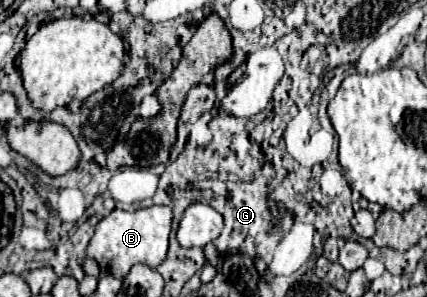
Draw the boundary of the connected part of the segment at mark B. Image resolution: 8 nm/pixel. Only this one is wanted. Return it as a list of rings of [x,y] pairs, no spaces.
[[[152,205],[148,209],[138,211],[122,211],[114,209],[106,217],[102,217],[96,225],[96,233],[88,243],[86,255],[96,259],[102,273],[112,273],[114,277],[124,279],[132,265],[144,263],[152,269],[164,261],[168,251],[168,235],[172,223],[172,209],[168,205]]]

